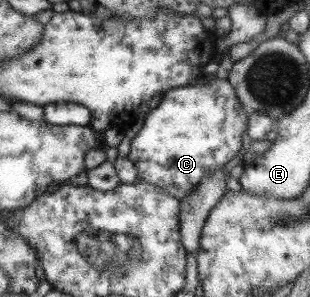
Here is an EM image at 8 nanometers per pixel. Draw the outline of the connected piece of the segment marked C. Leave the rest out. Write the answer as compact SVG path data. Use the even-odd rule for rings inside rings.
M212 80L208 84L199 86L184 86L168 90L161 96L160 102L153 110L149 110L144 118L143 126L140 131L134 135L129 144L129 153L127 159L132 161L136 167L137 176L141 181L151 183L159 187L168 195L182 199L187 197L204 177L210 173L224 167L224 164L232 160L240 150L240 136L247 130L249 111L238 104L237 96L234 96L235 90L227 80ZM188 98L194 98L196 110L190 112L186 110Z

